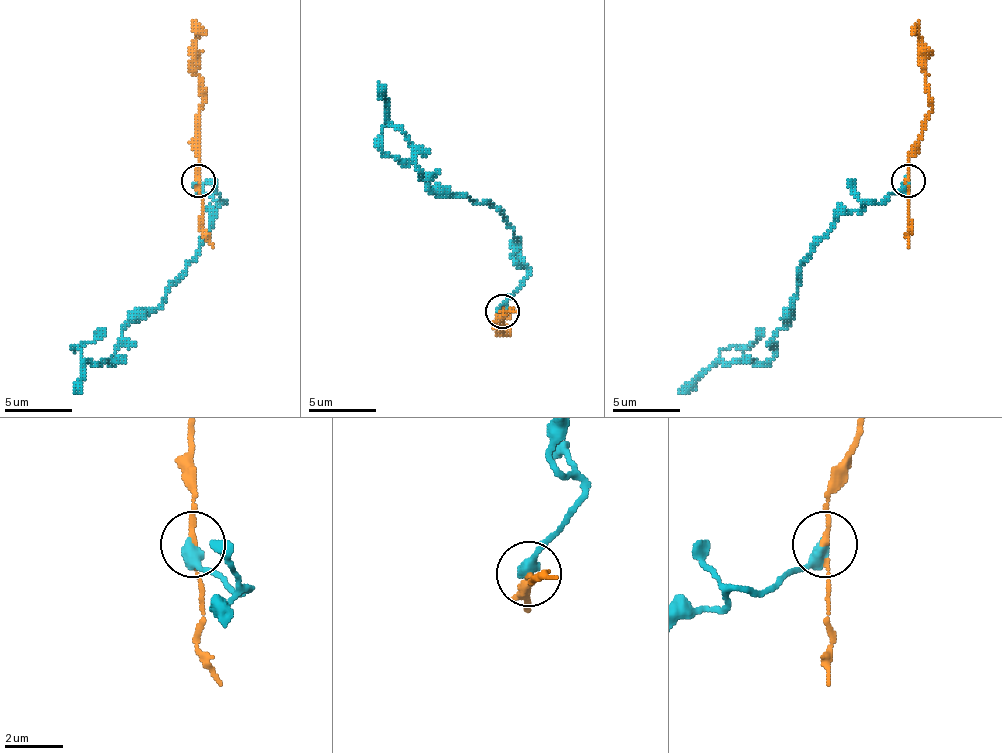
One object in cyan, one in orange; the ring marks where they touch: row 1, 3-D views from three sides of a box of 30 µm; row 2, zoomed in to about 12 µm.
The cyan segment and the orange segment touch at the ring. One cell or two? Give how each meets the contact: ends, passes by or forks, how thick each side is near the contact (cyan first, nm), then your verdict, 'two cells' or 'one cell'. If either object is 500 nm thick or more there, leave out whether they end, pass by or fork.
cyan ends; orange passes by; calibres 480 and 160 nm; two cells

